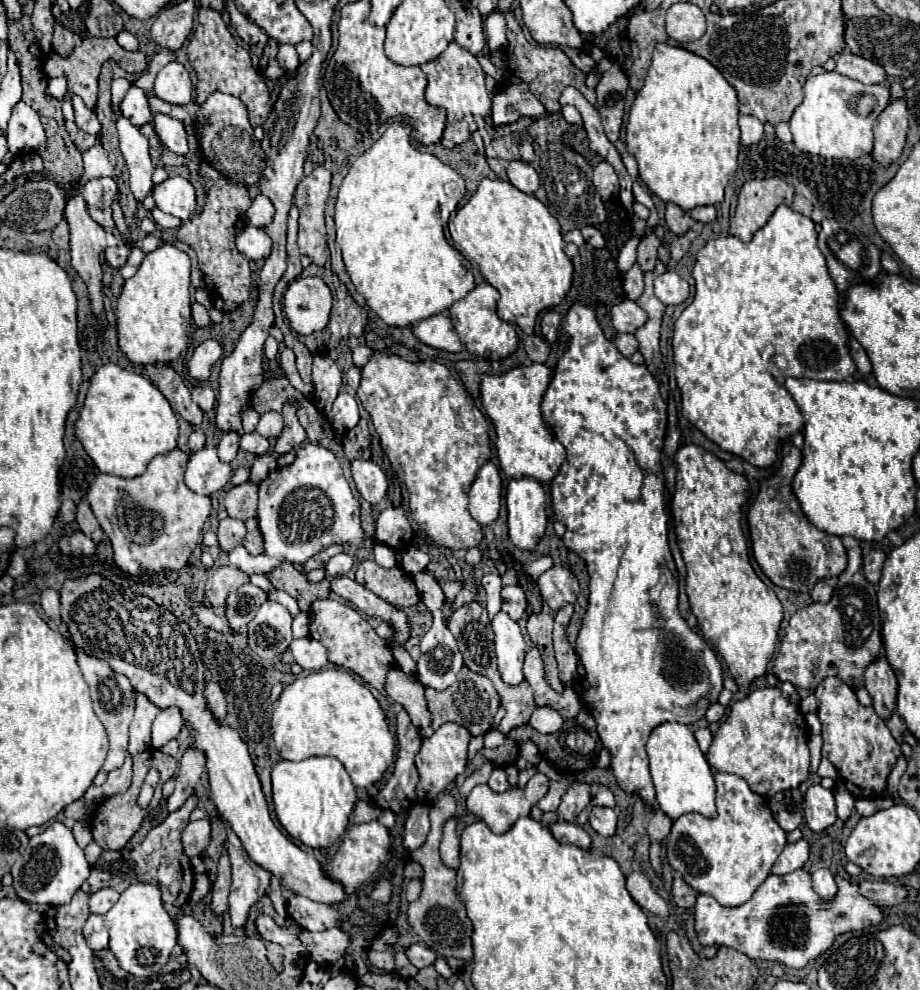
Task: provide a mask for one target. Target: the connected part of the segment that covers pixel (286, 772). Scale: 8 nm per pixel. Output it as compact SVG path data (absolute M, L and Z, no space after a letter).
M307 758L301 762L281 760L271 770L271 780L273 780L273 804L277 820L295 840L311 848L327 848L339 840L339 836L345 832L349 824L349 816L353 812L357 796L349 774L345 772L343 764L337 758Z

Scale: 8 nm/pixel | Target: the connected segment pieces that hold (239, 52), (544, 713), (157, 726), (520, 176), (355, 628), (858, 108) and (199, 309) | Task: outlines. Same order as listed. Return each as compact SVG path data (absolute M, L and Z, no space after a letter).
M199 8L197 16L197 28L193 32L193 38L187 46L187 58L193 64L197 72L197 102L205 102L209 94L213 92L225 92L231 96L237 96L243 100L243 104L249 110L251 124L263 124L271 112L271 100L269 90L265 82L257 76L257 72L251 66L251 56L245 48L241 48L233 34L227 30L221 14L211 8Z
M549 706L537 708L531 715L529 725L542 734L553 734L561 729L564 719Z
M167 708L167 710L161 710L153 722L153 738L151 738L151 744L153 748L163 748L169 740L177 738L177 734L181 732L183 728L183 718L181 718L181 712L177 708Z
M517 160L517 162L511 162L507 166L507 176L509 176L509 182L519 188L521 192L525 194L533 194L537 188L539 188L539 174L535 172L535 168L523 160Z
M335 598L313 602L309 612L309 636L319 640L327 648L329 662L349 668L351 672L359 674L365 682L369 682L377 690L383 690L387 672L395 668L395 658L387 640L379 638L357 610L353 610L351 606Z
M837 72L809 76L803 86L803 102L791 116L793 144L807 154L826 159L856 160L873 150L873 122L889 106L891 92L883 84L861 84Z
M195 302L191 308L193 308L193 322L197 324L197 328L205 328L205 326L209 326L209 324L211 324L207 308L203 308L203 306L201 306L201 304L197 304L197 302Z

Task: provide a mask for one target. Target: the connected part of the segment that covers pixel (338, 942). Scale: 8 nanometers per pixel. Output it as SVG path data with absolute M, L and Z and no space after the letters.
M303 930L299 934L299 940L303 944L303 958L313 960L319 966L329 966L337 962L349 944L349 936L339 930L325 930L325 932L307 932Z

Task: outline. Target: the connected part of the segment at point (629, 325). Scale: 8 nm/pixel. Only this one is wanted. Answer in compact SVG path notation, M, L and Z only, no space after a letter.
M623 300L611 308L611 320L619 334L621 332L633 334L639 326L643 326L647 322L647 314L645 314L645 310L641 310L641 306L637 302Z

